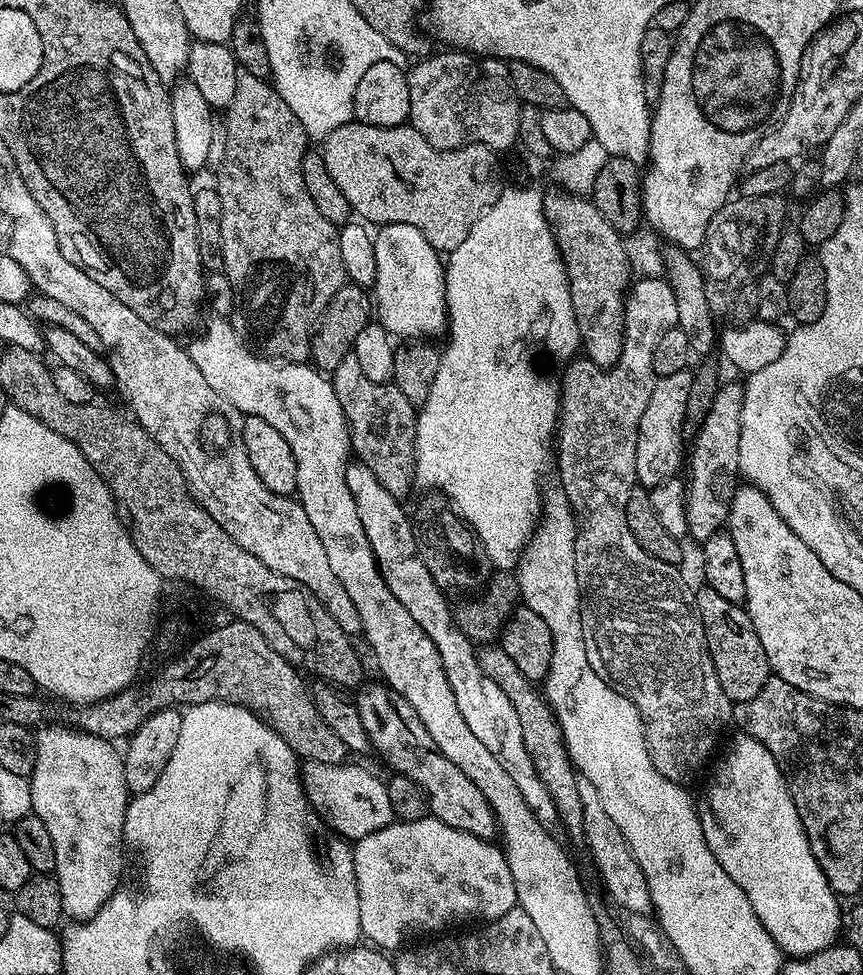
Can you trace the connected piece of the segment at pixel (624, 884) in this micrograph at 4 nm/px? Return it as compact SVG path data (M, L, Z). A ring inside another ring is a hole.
M583 778L577 779L578 798L582 802L582 822L584 823L583 843L588 843L588 852L596 863L596 870L601 880L608 887L608 892L625 908L628 914L648 914L653 911L650 890L638 862L632 856L628 843L622 838L618 826L606 814L606 806L602 806L602 798L598 798L598 790L594 790L594 782Z

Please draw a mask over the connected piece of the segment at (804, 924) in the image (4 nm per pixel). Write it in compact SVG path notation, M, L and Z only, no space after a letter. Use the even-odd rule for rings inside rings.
M737 736L736 745L717 766L716 773L708 784L708 801L704 805L701 803L698 808L706 842L714 858L718 858L722 870L726 870L726 874L730 874L730 878L734 878L734 882L742 886L746 898L750 898L751 912L758 914L758 922L762 922L766 934L774 938L781 953L799 958L826 950L837 943L842 932L841 901L826 882L826 876L822 874L810 850L810 842L806 838L778 762L772 757L770 750L762 746L762 742L752 736Z

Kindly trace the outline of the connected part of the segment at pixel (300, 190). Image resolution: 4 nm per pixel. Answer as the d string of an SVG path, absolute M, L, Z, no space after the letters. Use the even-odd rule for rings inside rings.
M240 70L237 74L234 98L227 106L226 115L228 117L224 120L224 157L220 160L220 177L214 181L214 187L218 198L222 198L222 258L224 259L222 270L226 278L230 278L230 286L234 290L234 310L230 323L241 340L251 345L259 355L277 362L302 364L310 356L310 333L314 325L335 292L346 282L342 266L342 250L338 250L340 234L337 225L326 222L326 218L322 218L318 206L314 206L314 198L310 198L310 190L306 190L306 182L302 178L302 158L304 153L309 151L310 137L302 122L298 122L294 110L290 110L290 106L286 106L284 99L276 93L275 87L268 80Z

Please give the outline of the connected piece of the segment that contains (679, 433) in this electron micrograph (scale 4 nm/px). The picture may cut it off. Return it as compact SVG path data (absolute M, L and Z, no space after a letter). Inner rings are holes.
M685 370L661 376L655 381L656 385L651 385L636 431L636 484L639 487L649 490L656 488L660 483L675 477L685 463L684 424L686 425L686 402L690 398L692 378L693 373Z

